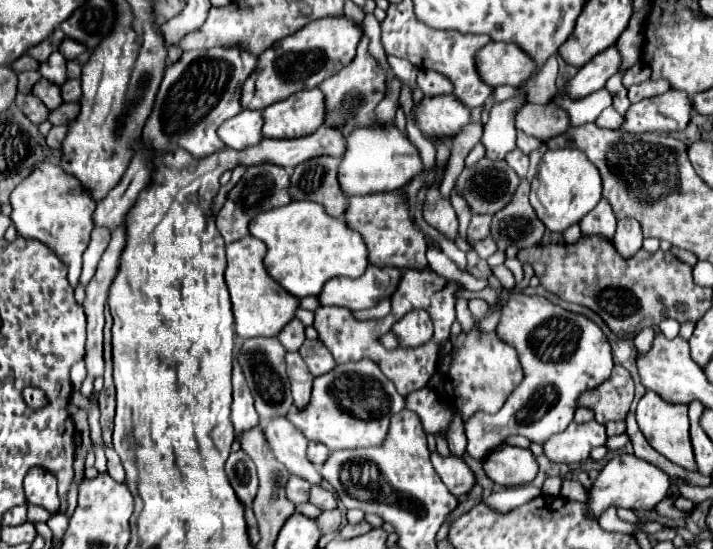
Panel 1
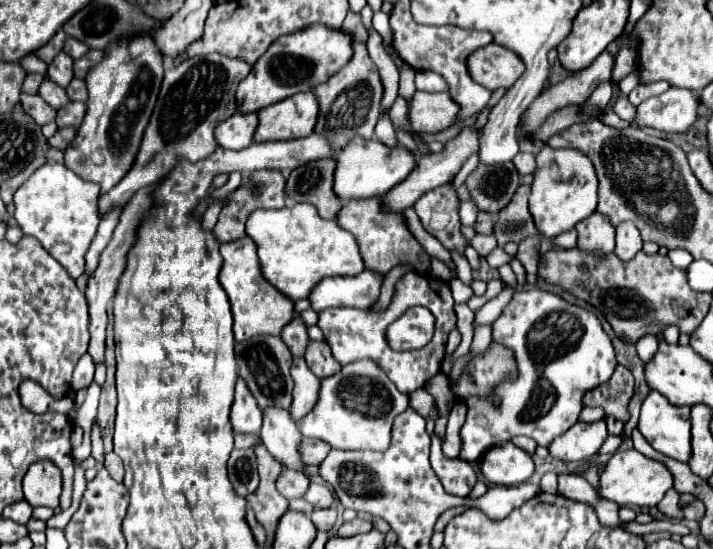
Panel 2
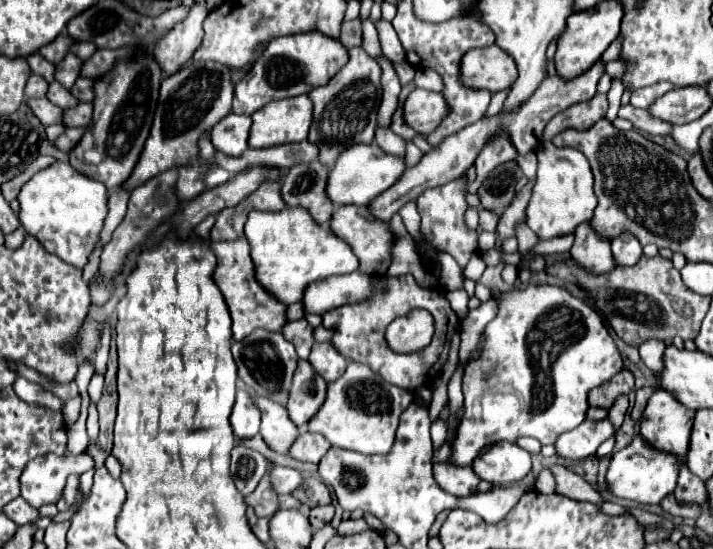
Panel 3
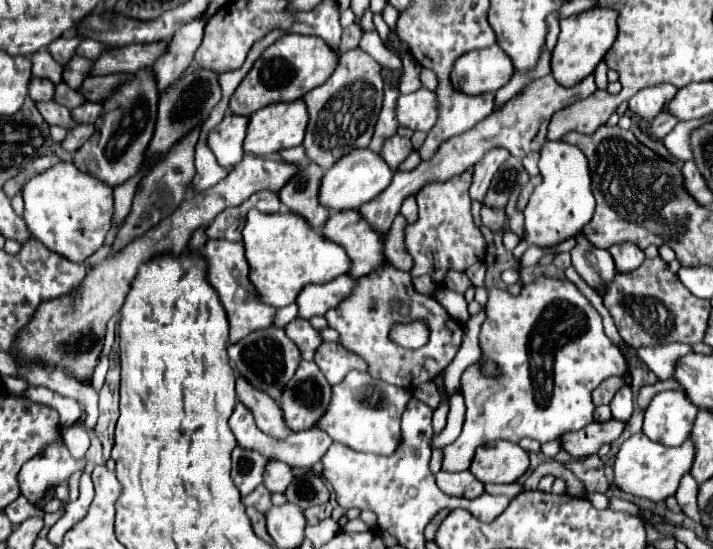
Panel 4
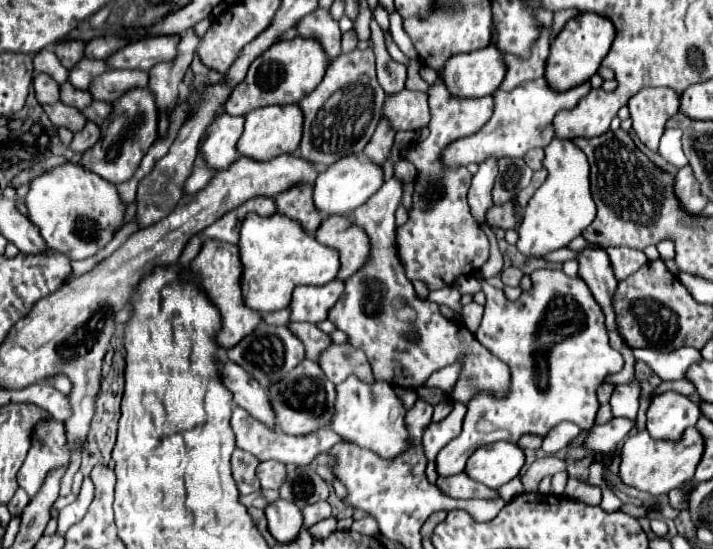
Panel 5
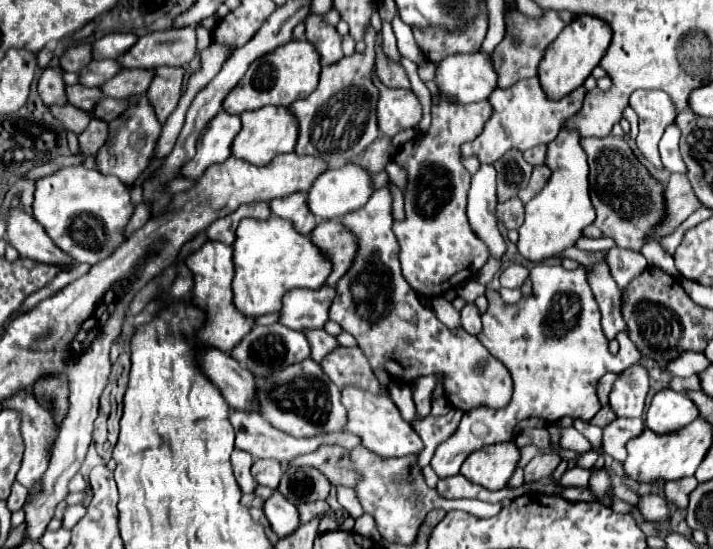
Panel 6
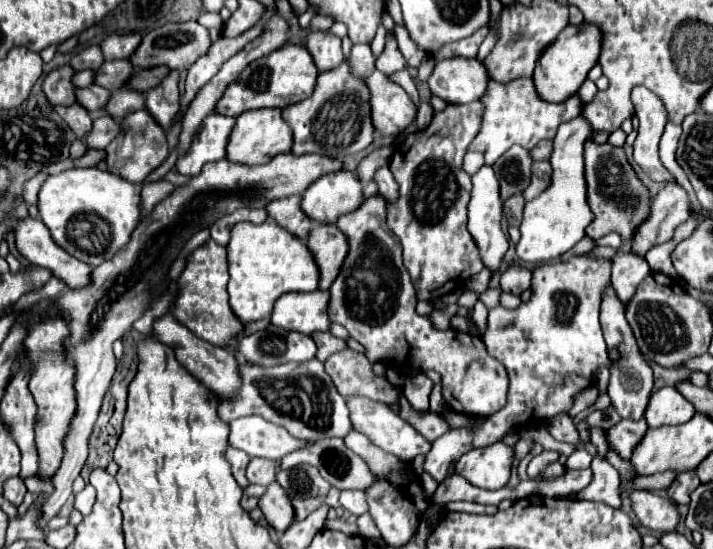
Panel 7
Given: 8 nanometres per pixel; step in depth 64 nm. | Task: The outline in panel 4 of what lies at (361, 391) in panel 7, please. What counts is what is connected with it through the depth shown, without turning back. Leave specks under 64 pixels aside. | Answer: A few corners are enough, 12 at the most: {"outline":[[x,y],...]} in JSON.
{"outline":[[322,342],[314,362],[330,384],[368,370],[338,342]]}

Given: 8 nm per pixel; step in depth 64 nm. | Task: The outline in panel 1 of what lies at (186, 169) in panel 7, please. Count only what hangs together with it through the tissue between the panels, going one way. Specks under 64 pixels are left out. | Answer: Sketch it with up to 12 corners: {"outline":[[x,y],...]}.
{"outline":[[244,110],[218,130],[226,146],[260,144],[262,112]]}

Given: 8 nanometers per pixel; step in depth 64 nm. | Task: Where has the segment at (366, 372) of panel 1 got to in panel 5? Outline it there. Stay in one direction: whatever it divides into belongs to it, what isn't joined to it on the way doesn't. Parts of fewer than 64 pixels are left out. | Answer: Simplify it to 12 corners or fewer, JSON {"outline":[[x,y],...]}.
{"outline":[[348,376],[330,422],[342,440],[394,458],[406,408],[388,382]]}

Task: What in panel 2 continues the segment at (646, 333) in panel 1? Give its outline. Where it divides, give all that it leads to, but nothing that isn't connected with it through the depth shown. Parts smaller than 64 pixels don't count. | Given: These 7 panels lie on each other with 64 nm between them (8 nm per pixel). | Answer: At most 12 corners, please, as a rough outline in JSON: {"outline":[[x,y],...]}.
{"outline":[[646,334],[636,342],[638,356],[648,362],[658,348],[658,338]]}

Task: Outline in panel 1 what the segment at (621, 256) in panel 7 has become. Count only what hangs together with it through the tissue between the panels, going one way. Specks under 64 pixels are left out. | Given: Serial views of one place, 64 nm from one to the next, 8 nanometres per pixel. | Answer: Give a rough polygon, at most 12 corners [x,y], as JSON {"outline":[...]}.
{"outline":[[632,218],[618,220],[612,242],[620,256],[642,248],[642,228]]}

